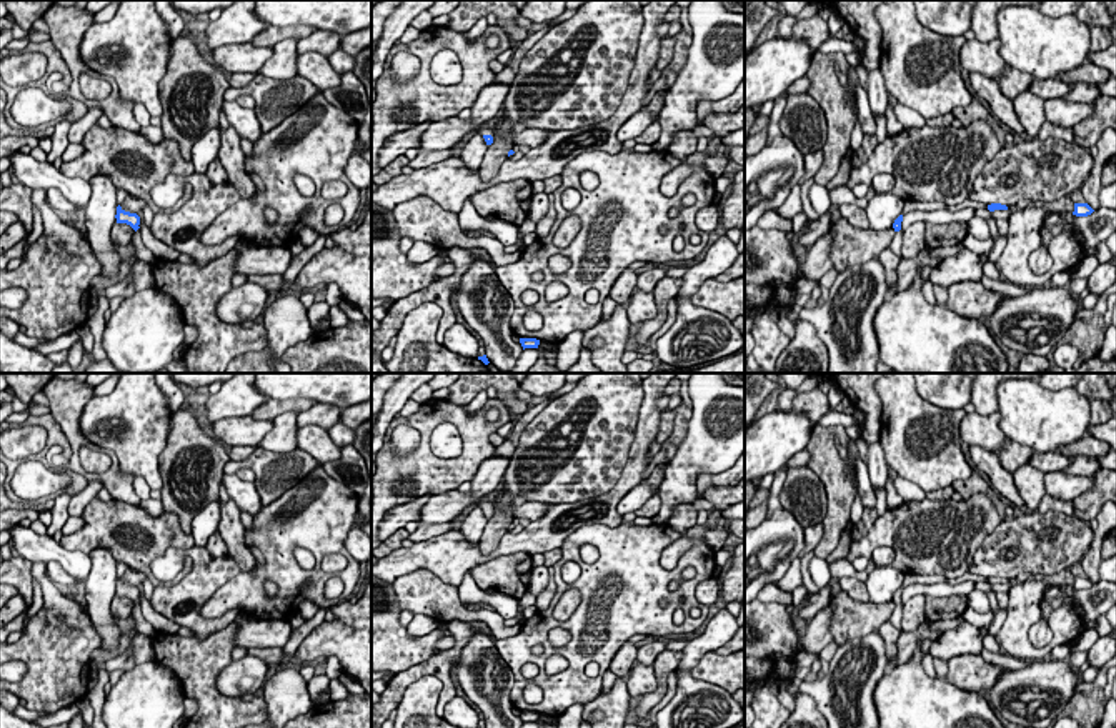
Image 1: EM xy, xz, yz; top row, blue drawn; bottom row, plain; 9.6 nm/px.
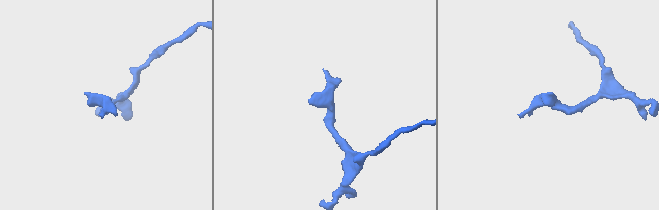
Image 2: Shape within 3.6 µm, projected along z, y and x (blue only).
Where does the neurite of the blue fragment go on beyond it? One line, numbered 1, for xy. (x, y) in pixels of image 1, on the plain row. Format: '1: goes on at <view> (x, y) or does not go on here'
1: does not go on here

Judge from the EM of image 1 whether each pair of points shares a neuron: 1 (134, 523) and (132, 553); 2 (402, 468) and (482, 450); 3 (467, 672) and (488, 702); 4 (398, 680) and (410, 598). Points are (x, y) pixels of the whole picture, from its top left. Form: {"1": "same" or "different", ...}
{"1": "same", "2": "same", "3": "same", "4": "different"}

